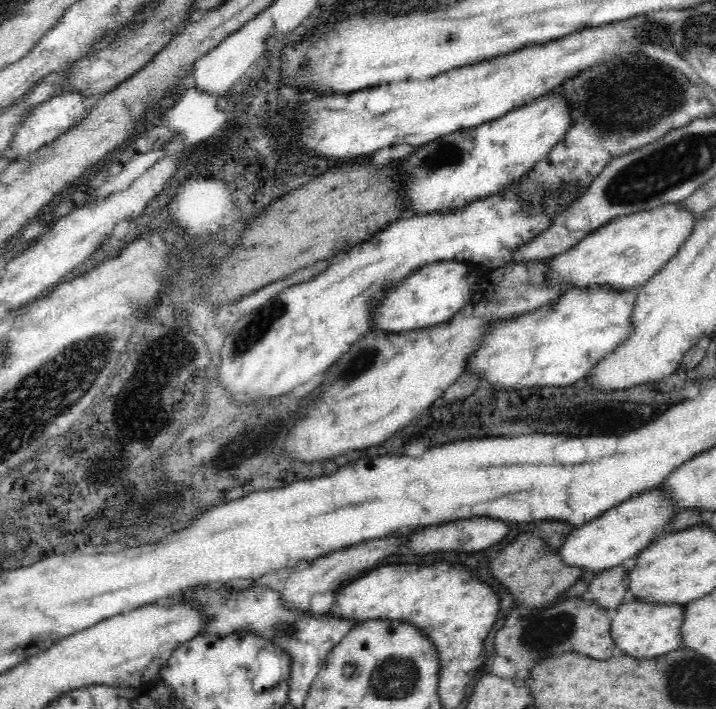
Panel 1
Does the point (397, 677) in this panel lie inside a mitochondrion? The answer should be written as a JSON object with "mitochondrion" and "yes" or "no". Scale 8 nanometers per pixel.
{"mitochondrion":"yes"}

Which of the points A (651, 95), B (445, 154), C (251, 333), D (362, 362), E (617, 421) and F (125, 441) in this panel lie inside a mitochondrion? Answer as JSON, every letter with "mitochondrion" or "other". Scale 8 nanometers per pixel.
{"A":"mitochondrion","B":"mitochondrion","C":"mitochondrion","D":"mitochondrion","E":"other","F":"other"}

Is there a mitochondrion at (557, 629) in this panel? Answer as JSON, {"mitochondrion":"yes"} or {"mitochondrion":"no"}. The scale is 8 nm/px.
{"mitochondrion":"yes"}

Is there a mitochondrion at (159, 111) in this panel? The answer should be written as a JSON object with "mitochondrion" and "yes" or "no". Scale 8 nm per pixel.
{"mitochondrion":"no"}

